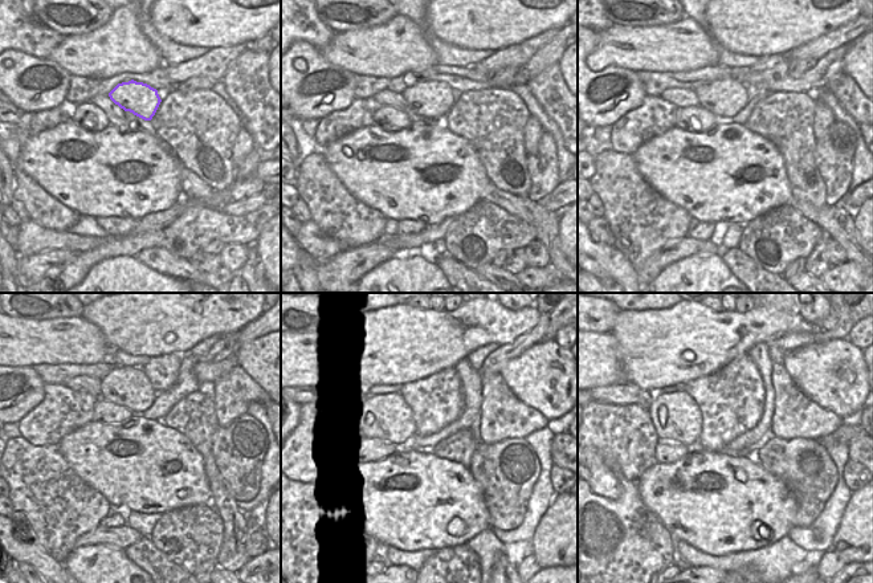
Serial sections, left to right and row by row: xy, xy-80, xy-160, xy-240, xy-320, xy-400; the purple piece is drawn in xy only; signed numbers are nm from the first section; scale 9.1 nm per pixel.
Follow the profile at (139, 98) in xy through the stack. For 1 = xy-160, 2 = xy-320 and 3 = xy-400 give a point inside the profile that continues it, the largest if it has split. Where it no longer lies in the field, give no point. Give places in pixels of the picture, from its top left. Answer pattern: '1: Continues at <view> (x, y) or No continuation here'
1: Continues at xy-160 (727, 97)
2: Continues at xy-320 (387, 415)
3: Continues at xy-400 (676, 416)

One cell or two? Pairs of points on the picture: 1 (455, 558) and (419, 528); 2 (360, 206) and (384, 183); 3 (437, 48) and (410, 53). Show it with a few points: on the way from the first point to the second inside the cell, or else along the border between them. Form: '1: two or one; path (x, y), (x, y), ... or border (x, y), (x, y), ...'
1: two; border (465, 543), (439, 547), (436, 550)
2: one; path (366, 200), (379, 187)
3: two; border (415, 23), (437, 62)

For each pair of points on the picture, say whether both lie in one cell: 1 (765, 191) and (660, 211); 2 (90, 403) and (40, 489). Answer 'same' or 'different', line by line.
1: same
2: different

